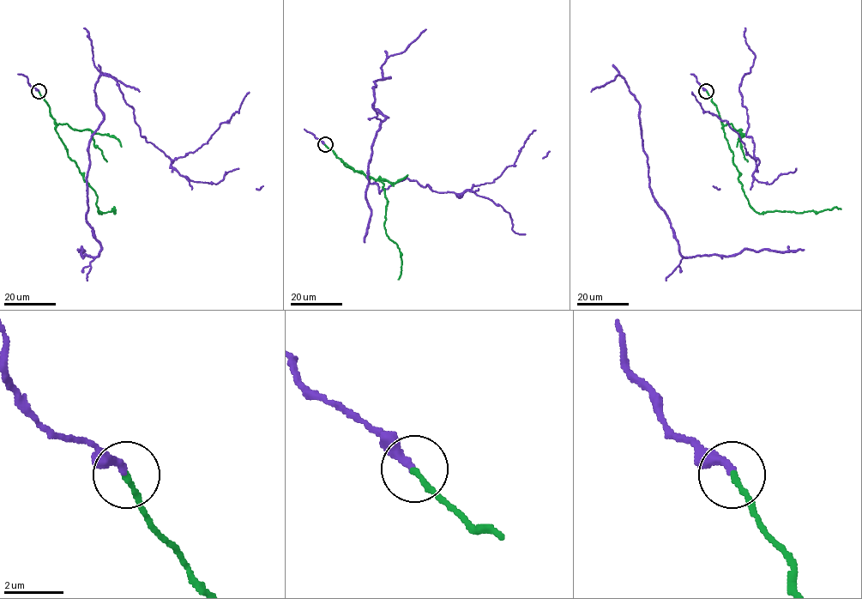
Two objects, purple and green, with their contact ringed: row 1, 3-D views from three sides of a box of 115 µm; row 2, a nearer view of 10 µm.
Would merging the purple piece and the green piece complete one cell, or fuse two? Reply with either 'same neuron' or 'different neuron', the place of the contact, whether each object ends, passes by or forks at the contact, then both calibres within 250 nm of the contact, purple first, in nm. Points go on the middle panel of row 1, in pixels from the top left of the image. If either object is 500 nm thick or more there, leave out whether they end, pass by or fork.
same neuron; place (325, 144); purple ends; green ends; calibres 240 and 200 nm

